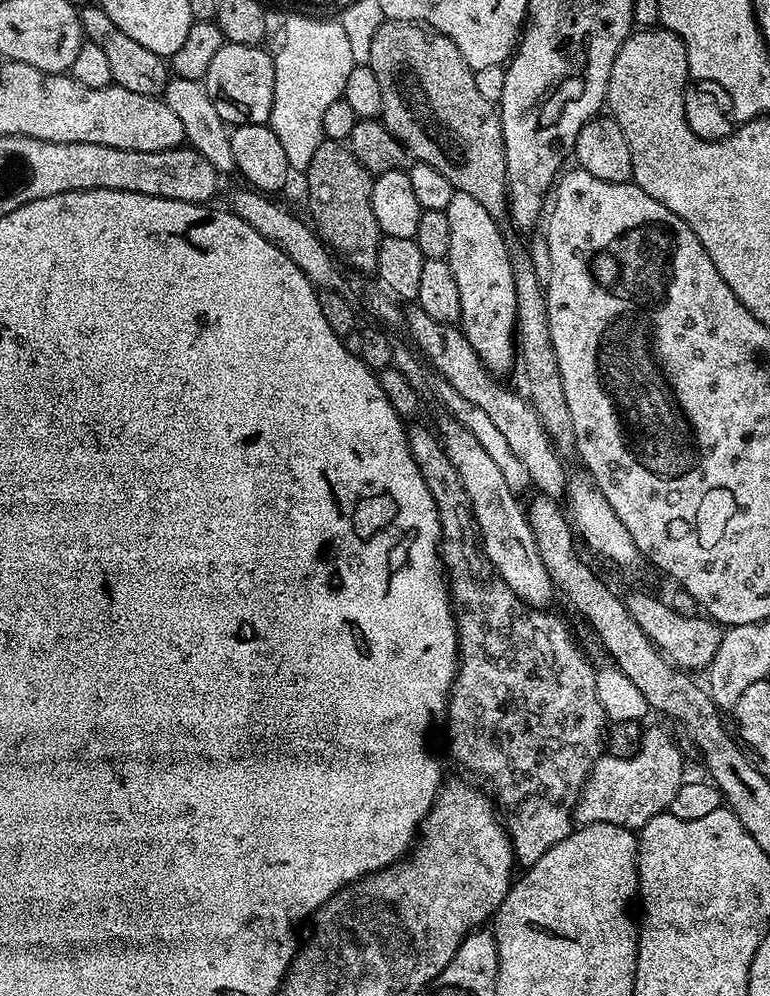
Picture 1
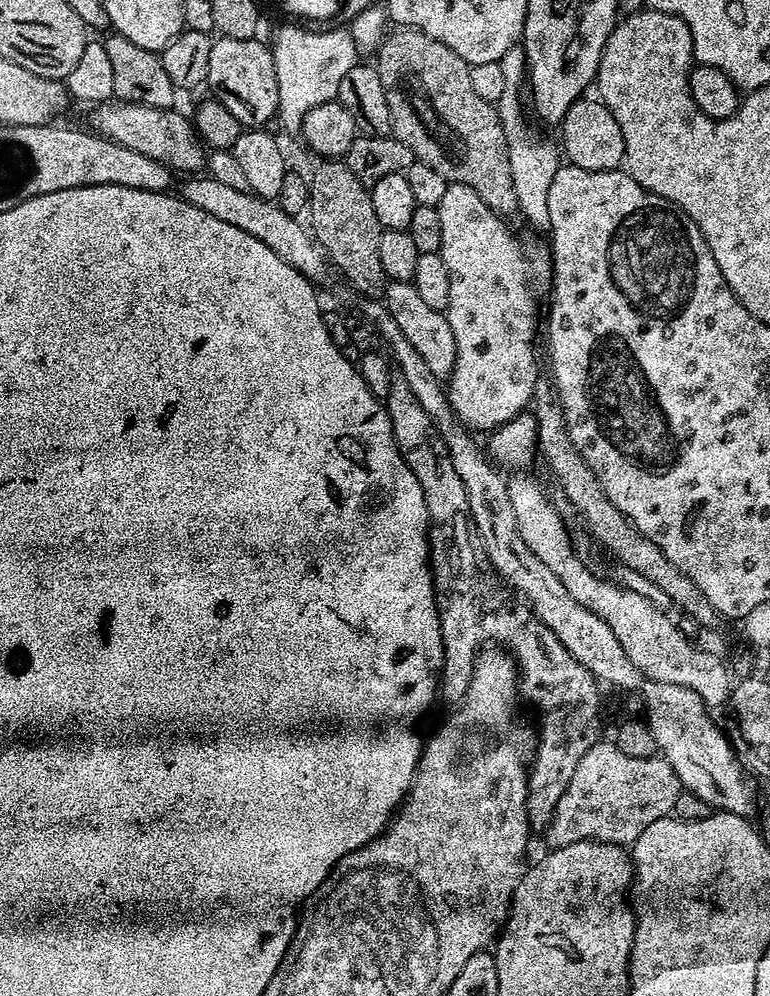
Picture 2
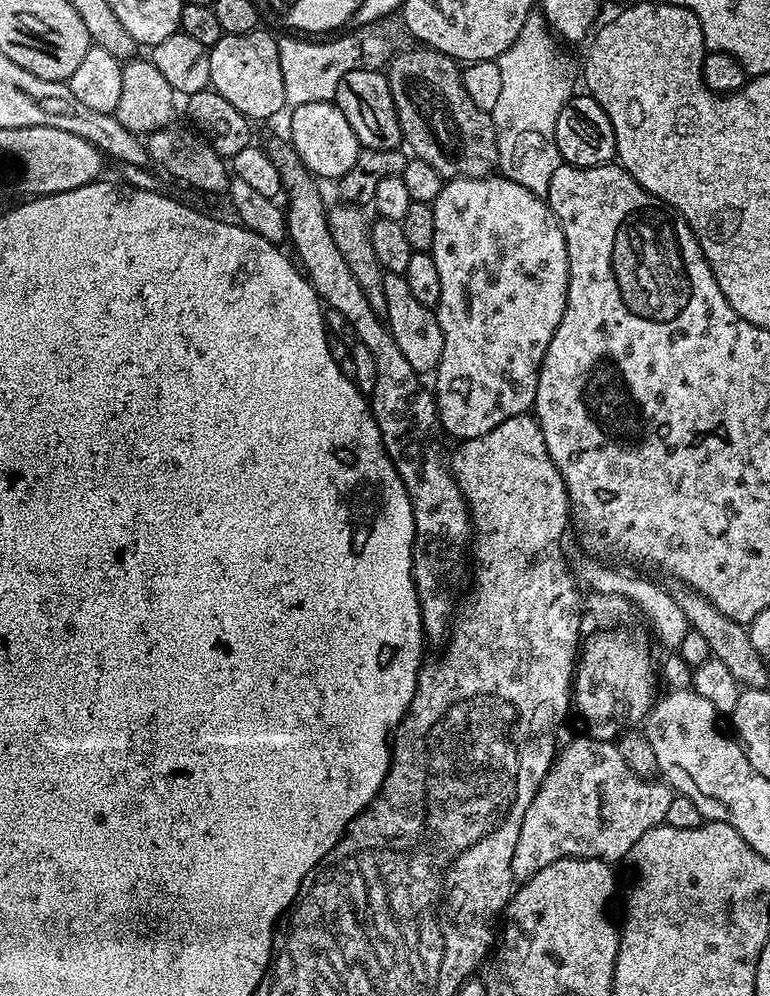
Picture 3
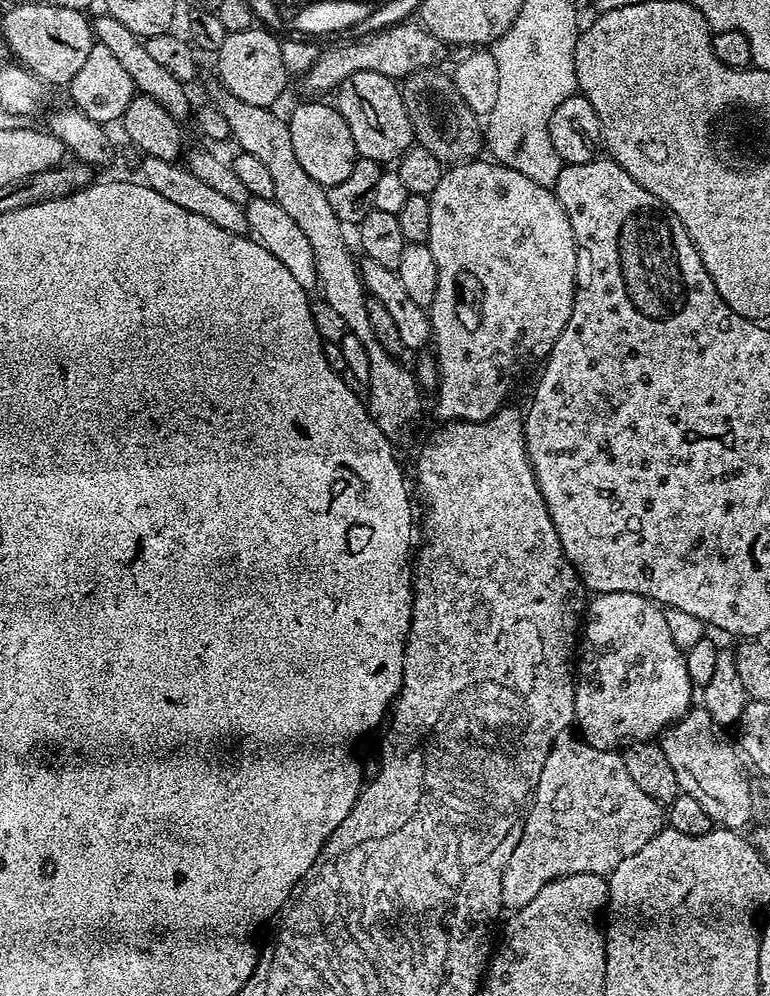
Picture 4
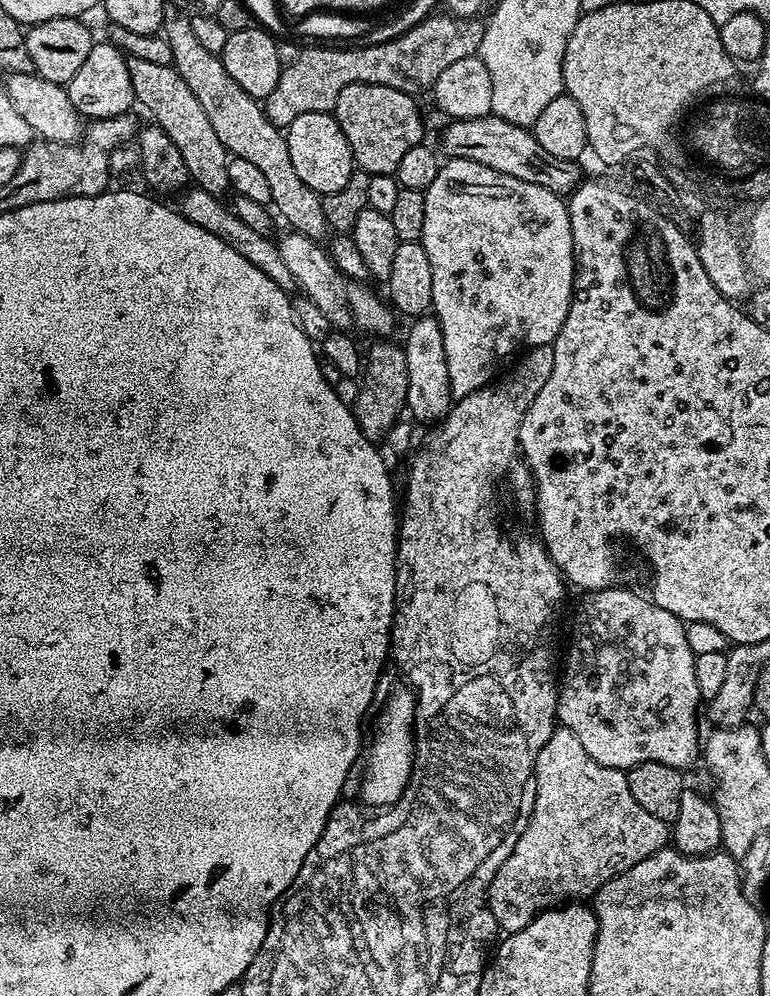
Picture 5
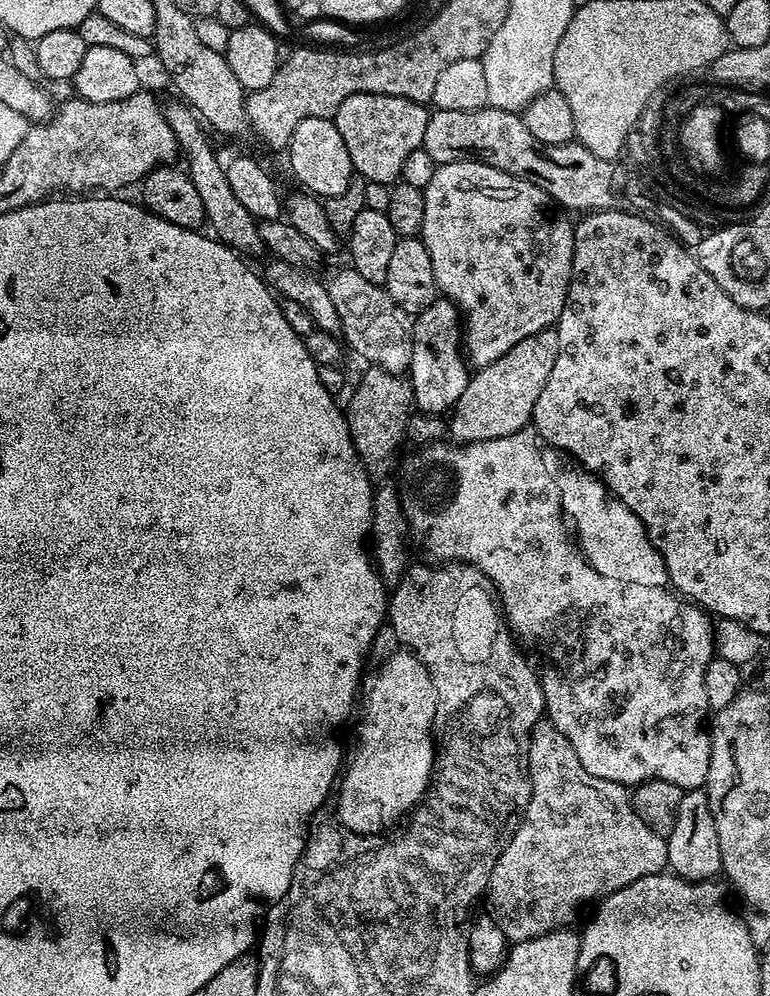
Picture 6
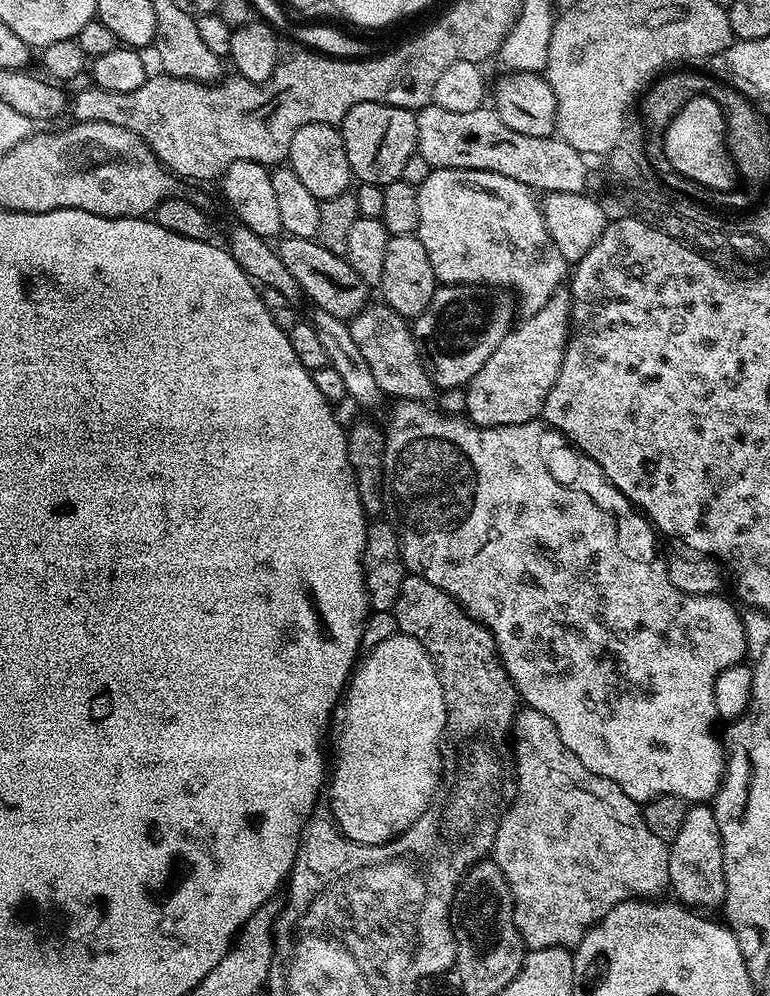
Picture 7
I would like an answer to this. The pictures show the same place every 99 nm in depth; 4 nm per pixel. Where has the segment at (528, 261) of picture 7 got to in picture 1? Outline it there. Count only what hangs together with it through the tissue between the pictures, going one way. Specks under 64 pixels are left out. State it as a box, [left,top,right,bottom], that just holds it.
[448,191,518,374]

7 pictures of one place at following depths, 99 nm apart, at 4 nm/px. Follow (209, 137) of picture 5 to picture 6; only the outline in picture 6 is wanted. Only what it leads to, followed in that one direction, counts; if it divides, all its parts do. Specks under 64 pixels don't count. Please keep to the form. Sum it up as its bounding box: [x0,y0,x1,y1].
[163,102,266,258]

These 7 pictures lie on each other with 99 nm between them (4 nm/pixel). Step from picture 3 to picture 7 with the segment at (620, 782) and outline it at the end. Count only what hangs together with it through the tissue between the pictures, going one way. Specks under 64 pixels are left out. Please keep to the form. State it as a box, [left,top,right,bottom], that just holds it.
[491,706,669,949]

